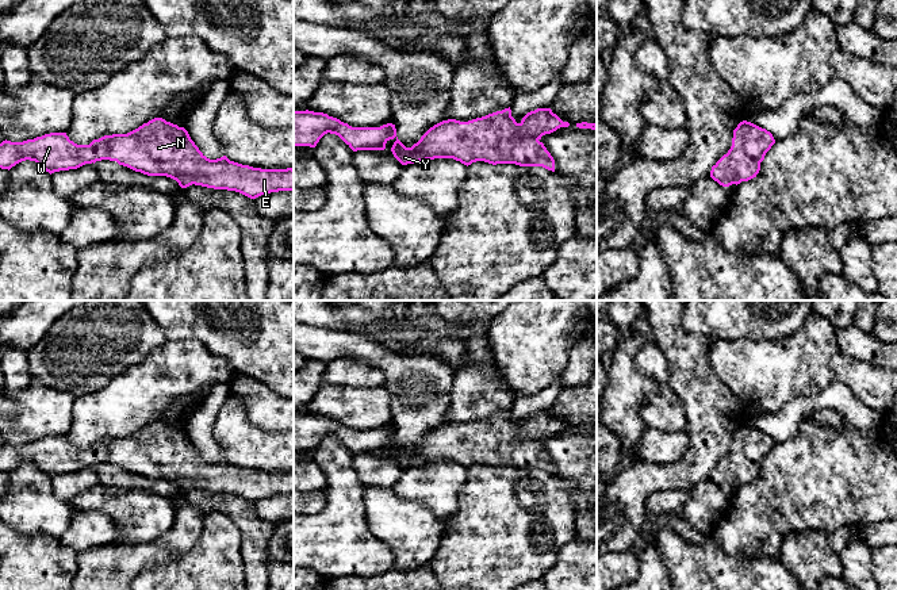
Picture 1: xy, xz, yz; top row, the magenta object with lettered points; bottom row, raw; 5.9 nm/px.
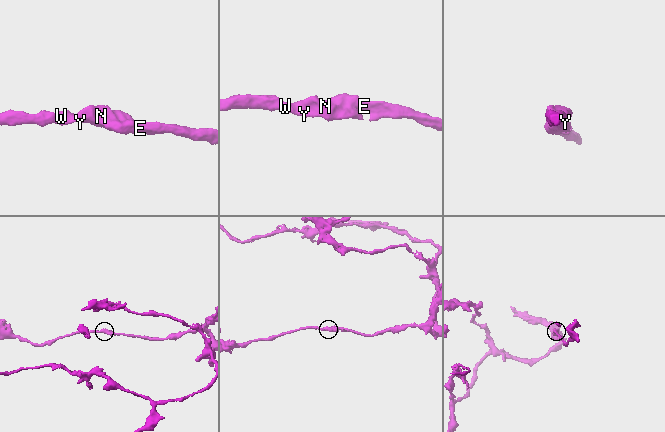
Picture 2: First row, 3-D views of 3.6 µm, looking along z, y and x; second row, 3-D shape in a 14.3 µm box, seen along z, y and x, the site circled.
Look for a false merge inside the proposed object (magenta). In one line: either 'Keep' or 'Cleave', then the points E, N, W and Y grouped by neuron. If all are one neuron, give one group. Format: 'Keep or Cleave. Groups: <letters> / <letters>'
Keep. Groups: E N W Y

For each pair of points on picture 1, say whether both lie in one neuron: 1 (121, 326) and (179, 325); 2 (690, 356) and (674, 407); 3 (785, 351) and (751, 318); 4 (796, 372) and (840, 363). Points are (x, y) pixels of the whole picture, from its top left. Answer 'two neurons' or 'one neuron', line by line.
1: two neurons
2: two neurons
3: two neurons
4: two neurons

